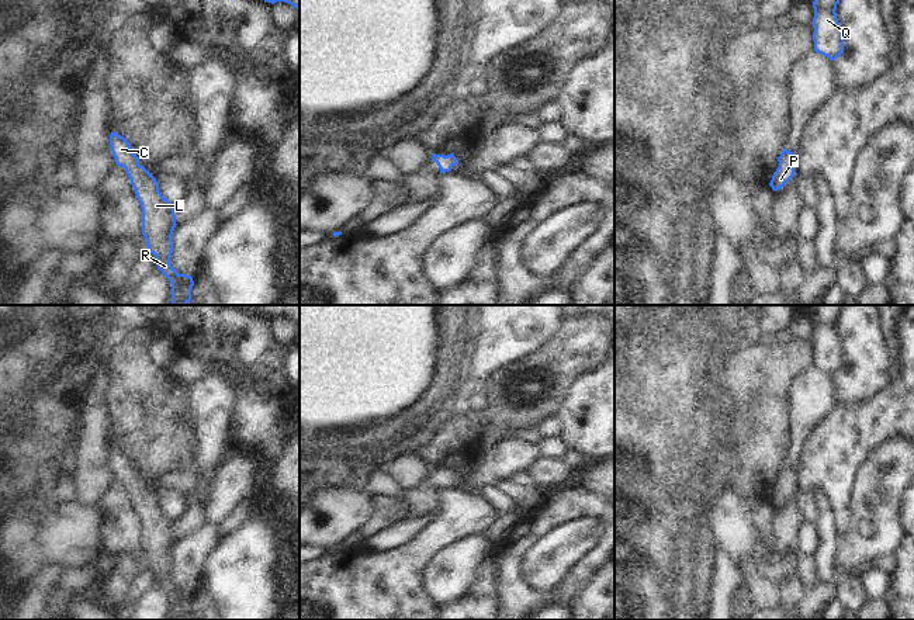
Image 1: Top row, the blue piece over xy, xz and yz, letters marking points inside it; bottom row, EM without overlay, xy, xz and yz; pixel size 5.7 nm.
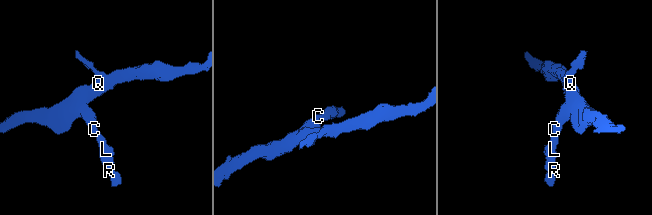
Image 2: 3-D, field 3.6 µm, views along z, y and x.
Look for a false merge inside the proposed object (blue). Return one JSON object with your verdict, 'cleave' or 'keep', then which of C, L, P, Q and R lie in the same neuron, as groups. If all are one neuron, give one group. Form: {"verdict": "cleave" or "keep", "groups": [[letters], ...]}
{"verdict": "keep", "groups": [["C", "L", "P", "Q", "R"]]}

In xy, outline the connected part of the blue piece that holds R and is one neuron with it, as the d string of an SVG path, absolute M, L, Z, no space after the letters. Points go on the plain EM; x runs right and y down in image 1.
M117 447L110 450L110 461L117 481L125 484L142 523L142 550L148 567L156 571L157 583L172 599L172 620L187 620L191 616L193 592L179 589L172 581L176 520L159 506L156 493L139 479L131 458Z

